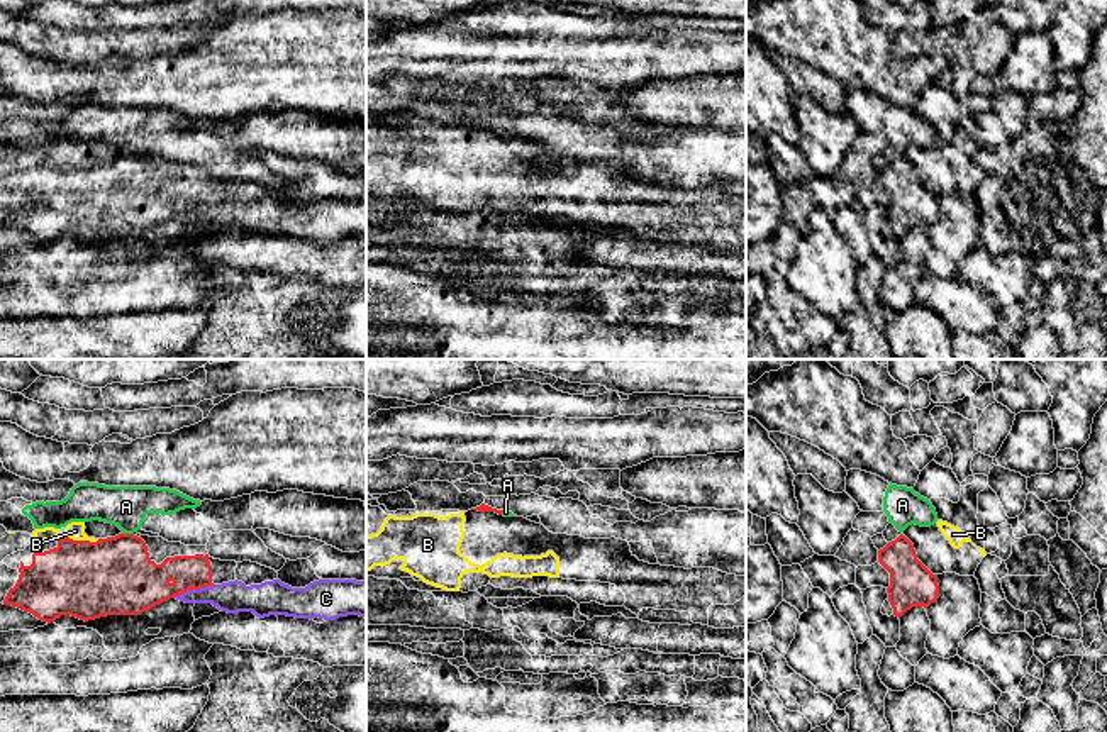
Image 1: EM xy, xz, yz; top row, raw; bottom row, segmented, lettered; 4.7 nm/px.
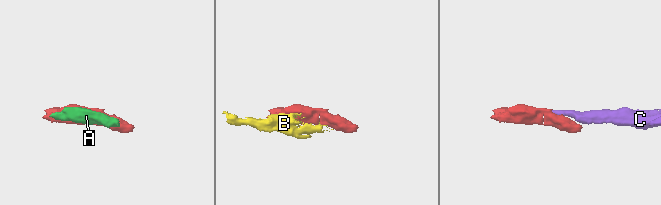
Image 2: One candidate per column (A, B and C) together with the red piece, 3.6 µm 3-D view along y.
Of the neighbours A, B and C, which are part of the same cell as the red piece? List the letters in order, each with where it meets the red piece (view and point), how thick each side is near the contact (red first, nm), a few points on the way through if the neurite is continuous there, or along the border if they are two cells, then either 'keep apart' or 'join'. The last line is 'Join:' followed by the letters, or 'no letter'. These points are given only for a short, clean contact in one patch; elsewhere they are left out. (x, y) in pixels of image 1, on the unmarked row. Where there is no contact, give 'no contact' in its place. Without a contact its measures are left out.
A: contact xy (129, 155); calibres 360 and 200 nm; border xy (124, 153), (133, 155); keep apart
B: contact xy (83, 161); calibres 360 and 90 nm; border xy (66, 156), (77, 161), (99, 160); keep apart
C: contact xy (192, 209); calibres 240 and 150 nm; way xy (139, 204), (155, 209), (192, 209), (233, 217); join
Join: C

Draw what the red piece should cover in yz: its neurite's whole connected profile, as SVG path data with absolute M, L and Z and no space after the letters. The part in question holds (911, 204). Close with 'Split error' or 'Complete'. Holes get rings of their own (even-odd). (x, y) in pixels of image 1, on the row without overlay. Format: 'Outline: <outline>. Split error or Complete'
Outline: M898 156L878 171L878 183L890 193L887 208L895 237L912 227L927 229L939 219L937 195L932 195L919 180L914 164Z. Complete

